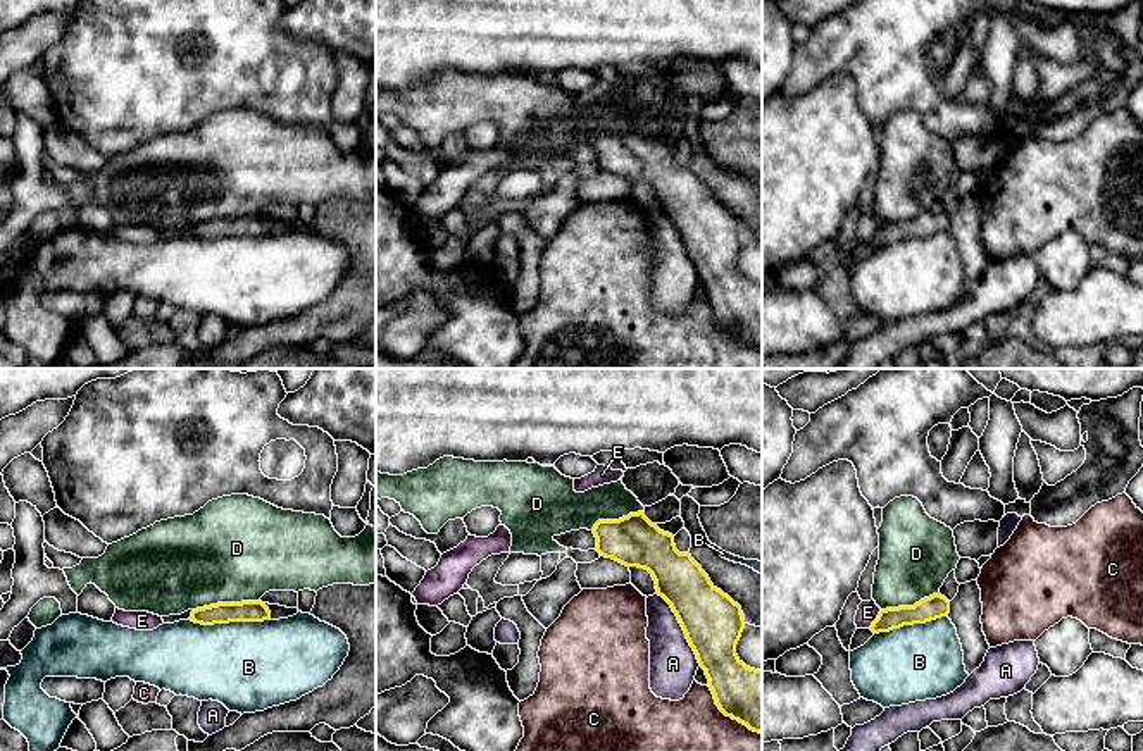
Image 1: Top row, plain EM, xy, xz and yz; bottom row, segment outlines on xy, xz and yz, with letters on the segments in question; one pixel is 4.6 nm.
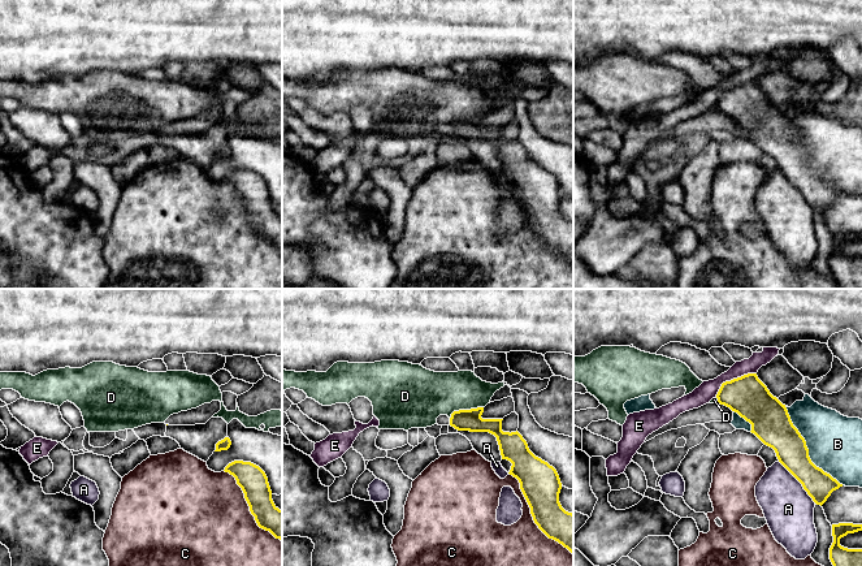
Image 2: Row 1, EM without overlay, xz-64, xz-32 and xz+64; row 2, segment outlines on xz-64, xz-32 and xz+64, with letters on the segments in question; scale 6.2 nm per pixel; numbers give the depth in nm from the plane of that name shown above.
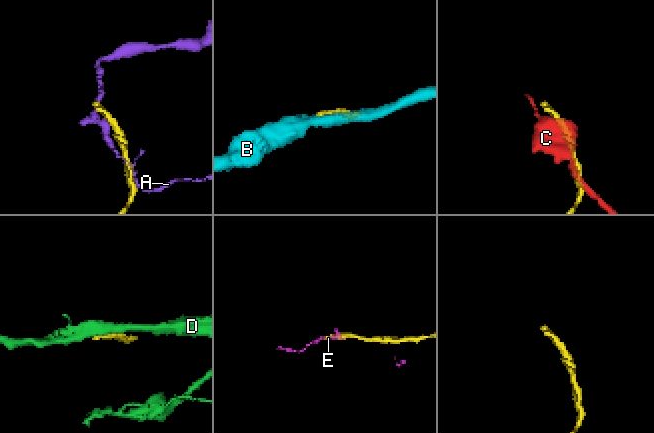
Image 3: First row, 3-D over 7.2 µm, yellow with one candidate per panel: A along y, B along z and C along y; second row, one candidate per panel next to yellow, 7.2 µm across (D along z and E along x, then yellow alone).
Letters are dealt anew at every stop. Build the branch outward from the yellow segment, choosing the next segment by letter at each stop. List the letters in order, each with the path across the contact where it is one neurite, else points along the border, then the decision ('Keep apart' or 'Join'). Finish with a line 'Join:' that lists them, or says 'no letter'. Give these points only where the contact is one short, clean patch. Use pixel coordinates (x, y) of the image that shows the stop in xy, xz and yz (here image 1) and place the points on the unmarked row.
A: Keep apart
B: Keep apart
C: Keep apart
D: Boundary: xy (259, 214), (218, 216), (193, 224). Keep apart
E: Boundary: yz (881, 224), (869, 242). Keep apart
Join: no letter

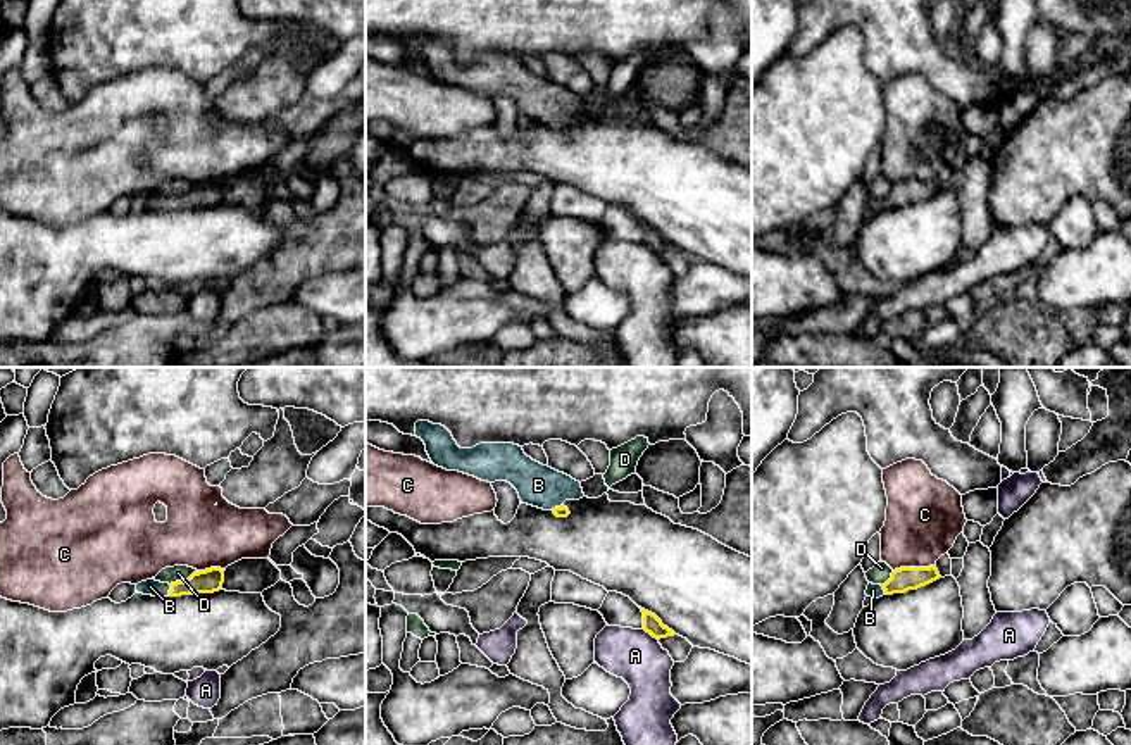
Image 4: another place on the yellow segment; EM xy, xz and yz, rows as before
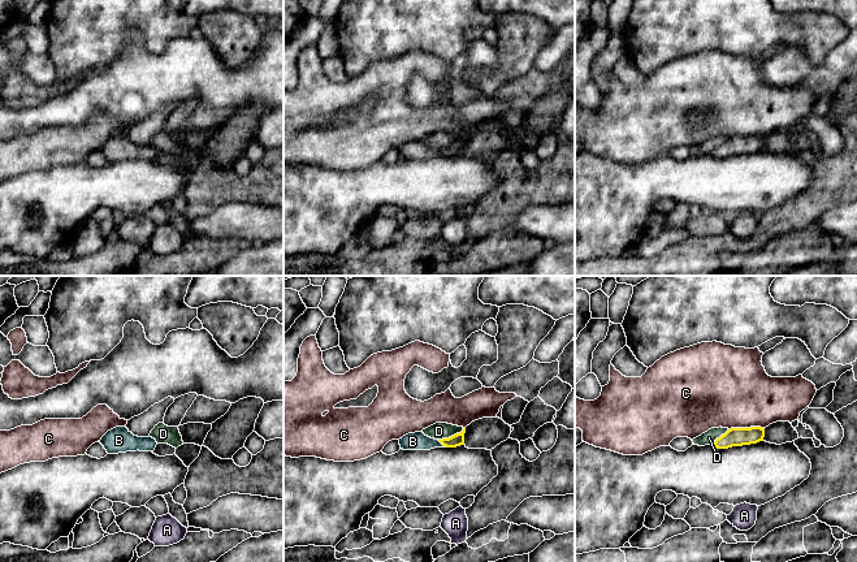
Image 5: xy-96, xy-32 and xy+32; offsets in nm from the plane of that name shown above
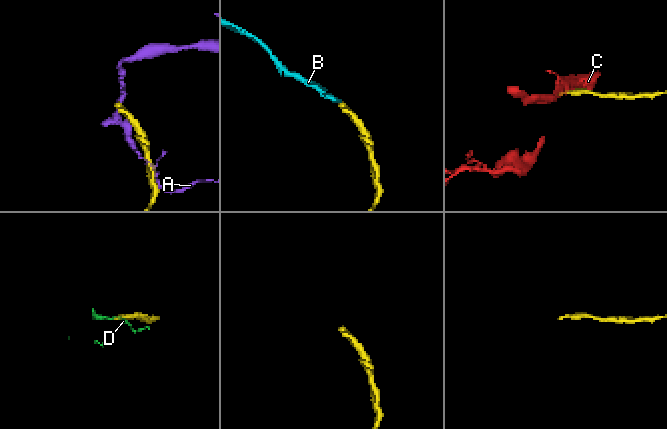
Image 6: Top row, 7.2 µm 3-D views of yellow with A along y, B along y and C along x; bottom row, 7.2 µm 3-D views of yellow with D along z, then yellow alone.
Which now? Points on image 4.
A: Keep apart
B: Path across: xy (211, 194), (169, 204), (150, 200). Join
C: Boundary: yz (933, 178), (900, 180), (893, 185). Keep apart
D: Boundary: xy (199, 185), (169, 197). Keep apart
Join: B

